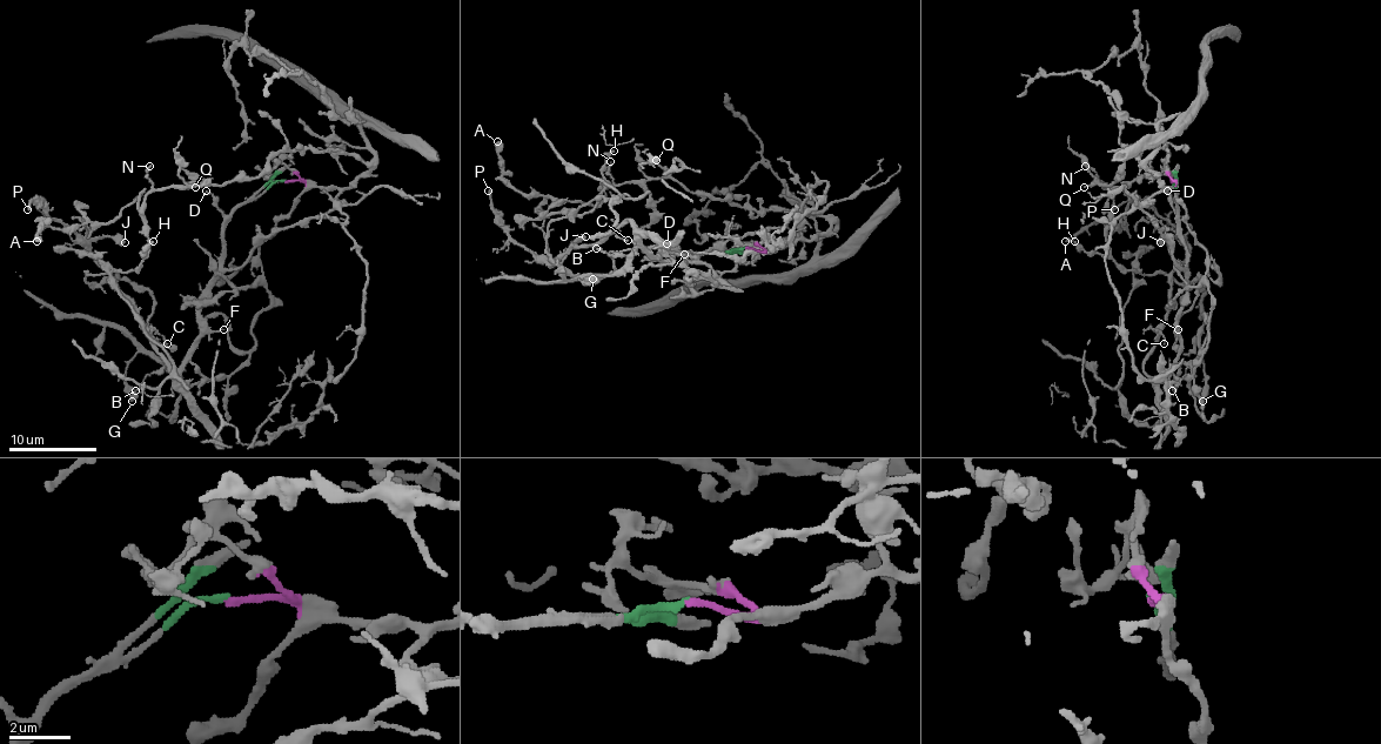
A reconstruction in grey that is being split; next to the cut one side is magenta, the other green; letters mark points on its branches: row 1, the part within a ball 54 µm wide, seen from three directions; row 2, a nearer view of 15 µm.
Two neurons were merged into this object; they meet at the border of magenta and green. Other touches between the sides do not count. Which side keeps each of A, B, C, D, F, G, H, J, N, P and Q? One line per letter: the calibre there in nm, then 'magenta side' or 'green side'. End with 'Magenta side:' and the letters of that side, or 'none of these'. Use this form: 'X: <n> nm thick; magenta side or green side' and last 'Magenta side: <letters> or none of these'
A: 400 nm thick; magenta side
B: 120 nm thick; green side
C: 120 nm thick; green side
D: 140 nm thick; green side
F: 160 nm thick; green side
G: 550 nm thick; green side
H: 200 nm thick; magenta side
J: 500 nm thick; green side
N: 200 nm thick; magenta side
P: 200 nm thick; green side
Q: 150 nm thick; magenta side
Magenta side: A, H, N, Q

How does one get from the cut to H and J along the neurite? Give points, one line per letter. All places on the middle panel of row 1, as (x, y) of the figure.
H: (745, 247), (775, 252), (830, 222), (675, 181), (604, 185), (614, 149)
J: (745, 247), (666, 262), (654, 255), (627, 220), (598, 245), (569, 247), (551, 265), (584, 235)

